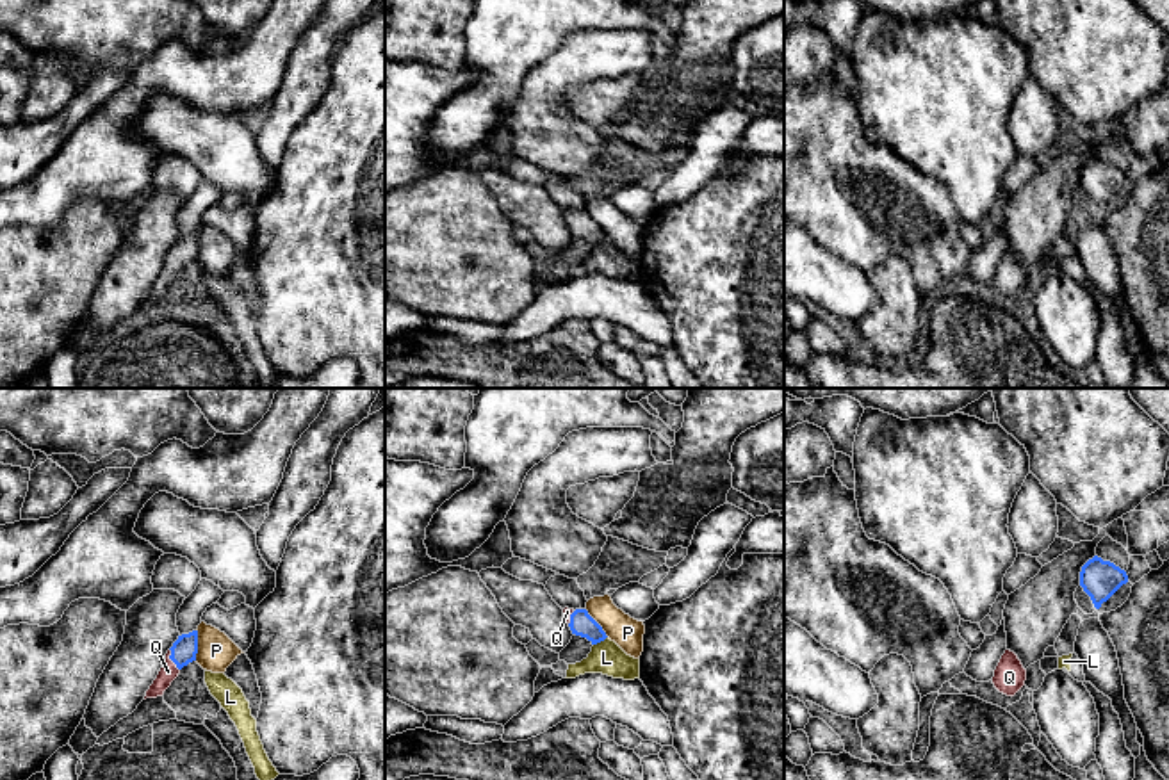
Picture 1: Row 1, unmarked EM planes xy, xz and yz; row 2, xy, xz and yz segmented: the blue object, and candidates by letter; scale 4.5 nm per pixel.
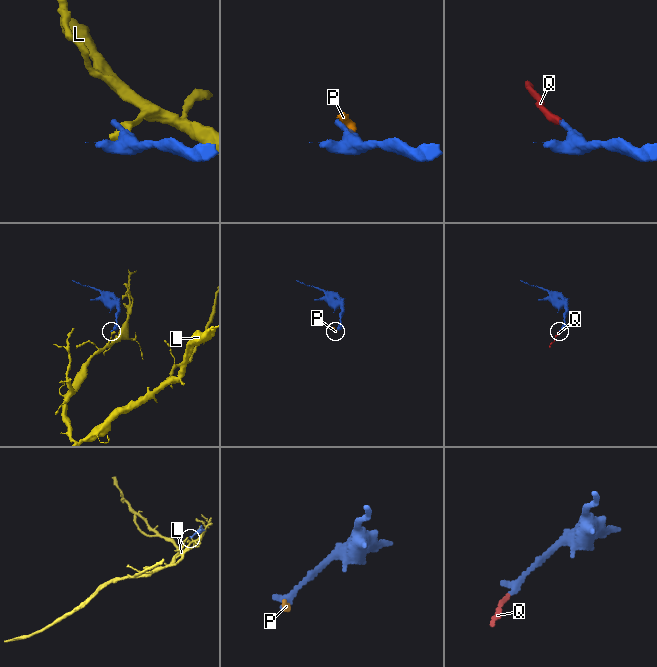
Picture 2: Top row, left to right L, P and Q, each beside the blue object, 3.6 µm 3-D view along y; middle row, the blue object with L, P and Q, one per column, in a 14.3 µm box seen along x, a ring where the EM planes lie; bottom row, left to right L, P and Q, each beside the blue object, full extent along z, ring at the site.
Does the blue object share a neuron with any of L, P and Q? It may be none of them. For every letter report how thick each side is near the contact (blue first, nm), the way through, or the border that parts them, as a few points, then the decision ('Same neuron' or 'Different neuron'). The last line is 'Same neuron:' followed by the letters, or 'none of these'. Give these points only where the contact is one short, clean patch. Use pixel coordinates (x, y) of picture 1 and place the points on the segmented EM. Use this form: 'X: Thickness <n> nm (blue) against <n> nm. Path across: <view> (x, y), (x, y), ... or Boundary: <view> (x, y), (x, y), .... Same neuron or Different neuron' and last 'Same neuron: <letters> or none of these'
L: Thickness 110 nm (blue) against 150 nm. Boundary: xz (606, 636), (594, 645). Different neuron
P: Thickness 120 nm (blue) against 170 nm. Boundary: xy (196, 629), (195, 659). Different neuron
Q: Thickness 120 nm (blue) against 80 nm. Path across: xy (184, 650), (170, 658), (168, 672). Same neuron
Same neuron: Q

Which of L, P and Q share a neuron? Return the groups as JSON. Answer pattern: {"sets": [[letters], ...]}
{"sets": [["L"], ["P"], ["Q"]]}

